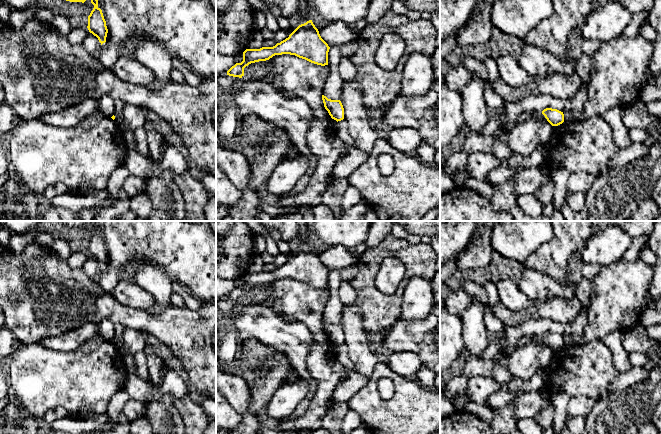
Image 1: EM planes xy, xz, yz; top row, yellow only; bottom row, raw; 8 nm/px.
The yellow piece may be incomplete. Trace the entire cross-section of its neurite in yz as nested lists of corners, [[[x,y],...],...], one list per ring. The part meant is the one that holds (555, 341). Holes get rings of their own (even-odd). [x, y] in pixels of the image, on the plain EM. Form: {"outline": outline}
{"outline": [[[546,332],[542,335],[542,338],[545,340],[547,345],[552,349],[552,350],[558,350],[564,346],[564,338],[563,336],[557,334],[557,333],[552,333],[552,332]]]}

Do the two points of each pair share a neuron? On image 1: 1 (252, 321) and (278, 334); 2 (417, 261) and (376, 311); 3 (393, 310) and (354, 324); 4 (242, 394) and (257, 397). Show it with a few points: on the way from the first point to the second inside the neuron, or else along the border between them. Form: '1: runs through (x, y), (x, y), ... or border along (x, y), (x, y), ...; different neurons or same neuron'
1: runs through (258, 322), (272, 329); same neuron
2: runs through (394, 253), (383, 253), (369, 267), (368, 288); same neuron
3: border along (354, 303), (359, 309), (362, 327), (367, 332); different neurons
4: border along (241, 375), (249, 390), (249, 411), (258, 417); different neurons

